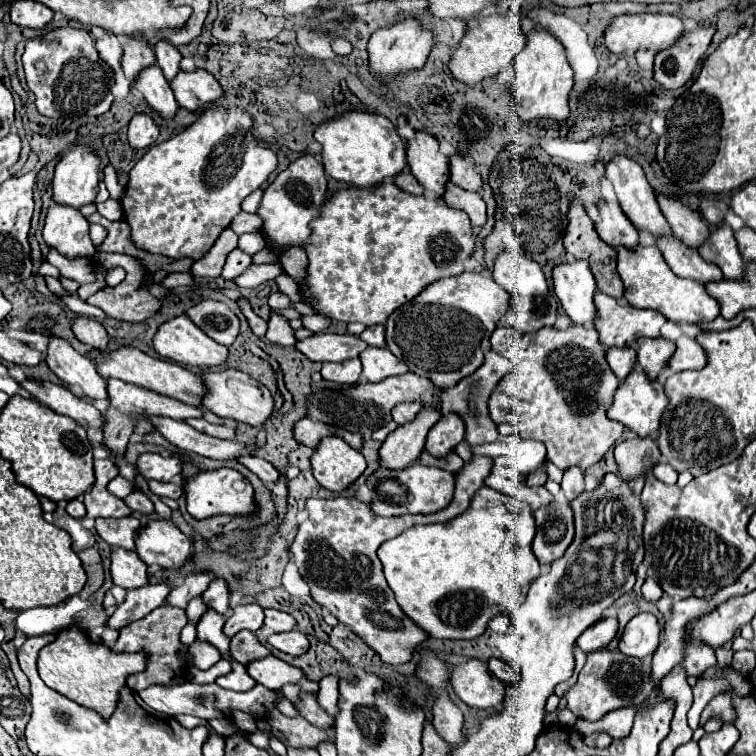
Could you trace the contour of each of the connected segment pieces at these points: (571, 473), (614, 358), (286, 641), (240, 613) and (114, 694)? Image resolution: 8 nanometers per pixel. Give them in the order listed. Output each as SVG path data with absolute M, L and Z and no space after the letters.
M570 468L568 472L564 472L564 478L562 478L560 486L562 486L564 496L568 500L574 500L584 492L584 474L578 468Z
M612 348L606 350L606 360L618 380L622 382L636 368L636 350L634 348Z
M298 630L272 634L272 636L268 636L268 644L274 646L276 650L280 650L280 652L286 652L286 654L292 654L292 656L304 654L308 650L308 646L310 646L308 638Z
M246 604L246 606L236 606L232 616L224 624L224 634L230 638L240 630L250 630L256 632L264 622L264 612L258 604Z
M70 626L58 632L58 638L40 650L38 674L46 686L72 698L86 708L102 712L108 718L118 700L120 686L126 684L126 676L144 670L144 654L114 654L106 644L88 644L86 634L78 626Z

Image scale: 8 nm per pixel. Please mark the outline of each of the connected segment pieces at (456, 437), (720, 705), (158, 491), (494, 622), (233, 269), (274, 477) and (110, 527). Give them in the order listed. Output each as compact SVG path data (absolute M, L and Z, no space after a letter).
M458 416L440 418L428 432L424 450L434 458L444 458L464 440L464 422Z
M730 690L726 692L720 692L716 694L704 708L702 712L702 718L700 718L700 726L704 726L704 722L710 718L710 716L720 716L724 722L734 722L736 720L736 710L732 706L732 696L730 696Z
M148 480L148 486L150 490L156 494L156 496L168 496L168 498L180 498L182 494L182 486L174 484L174 482L158 482L158 480Z
M500 614L500 616L496 616L496 618L492 618L492 620L488 622L488 628L494 630L494 632L508 632L510 626L512 626L512 624L510 624L508 614Z
M232 250L226 258L226 264L224 264L224 272L222 272L222 278L224 280L234 280L236 276L240 276L242 272L248 270L248 266L252 264L252 256L240 252L240 250Z
M242 456L238 462L244 464L248 470L252 470L268 488L272 488L278 482L278 478L280 478L278 470L268 460L264 460L264 458L258 458L258 456Z
M134 516L120 518L120 520L112 520L112 518L96 520L96 532L100 534L100 538L110 546L118 546L124 550L134 550L134 538L138 528L140 522Z

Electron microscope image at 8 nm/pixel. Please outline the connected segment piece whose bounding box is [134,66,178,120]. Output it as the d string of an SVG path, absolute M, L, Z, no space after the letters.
M152 66L144 72L140 72L140 76L134 82L134 88L146 98L150 108L162 120L172 120L176 116L178 104L174 100L170 84L164 80L164 74L160 72L158 66Z

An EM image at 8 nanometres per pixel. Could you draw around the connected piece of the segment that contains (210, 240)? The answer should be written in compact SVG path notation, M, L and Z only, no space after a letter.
M214 104L184 132L172 136L168 142L148 148L148 152L130 170L130 180L124 196L120 198L124 222L130 226L130 238L136 248L150 254L162 254L172 260L190 258L194 262L202 260L210 252L220 232L226 230L230 220L240 212L242 200L250 192L258 190L278 164L276 154L270 148L258 146L254 140L252 124L254 120L246 112L238 108L224 110Z

